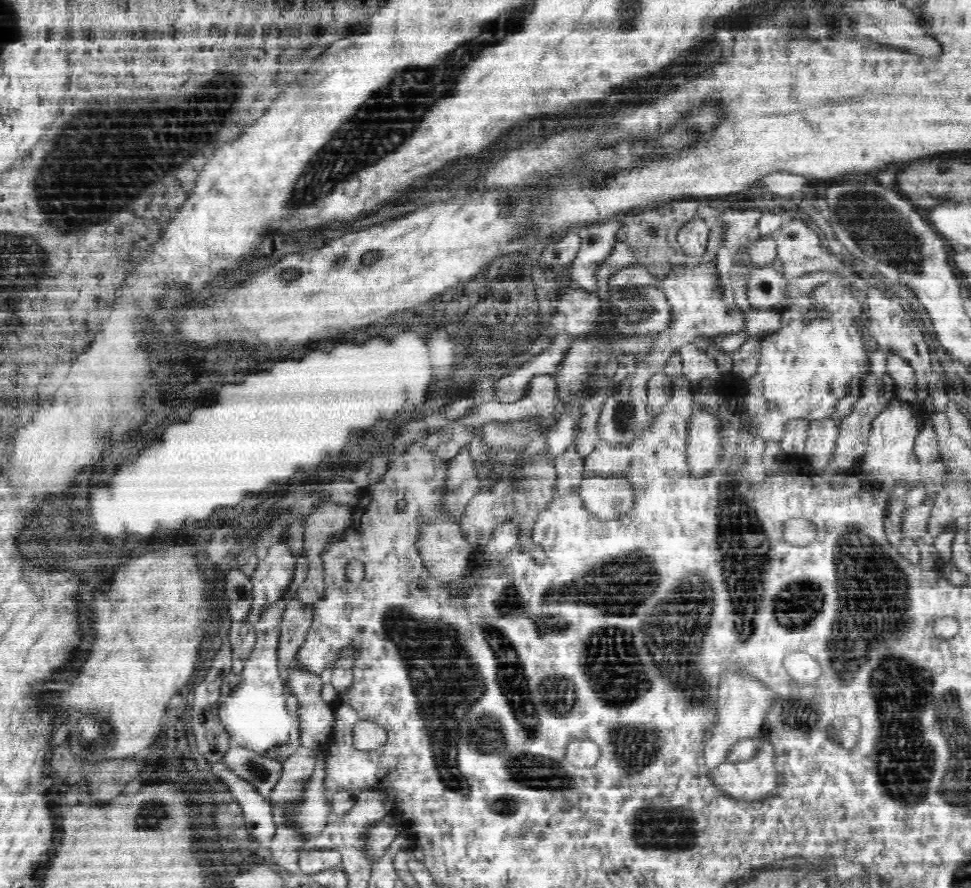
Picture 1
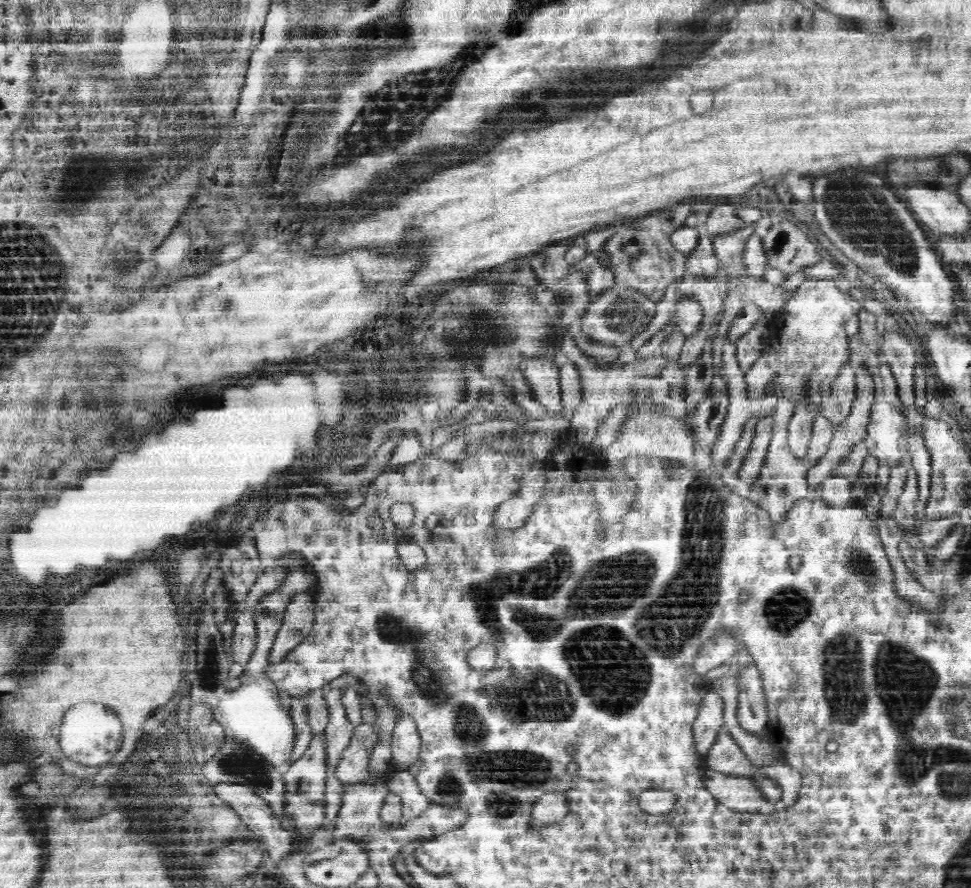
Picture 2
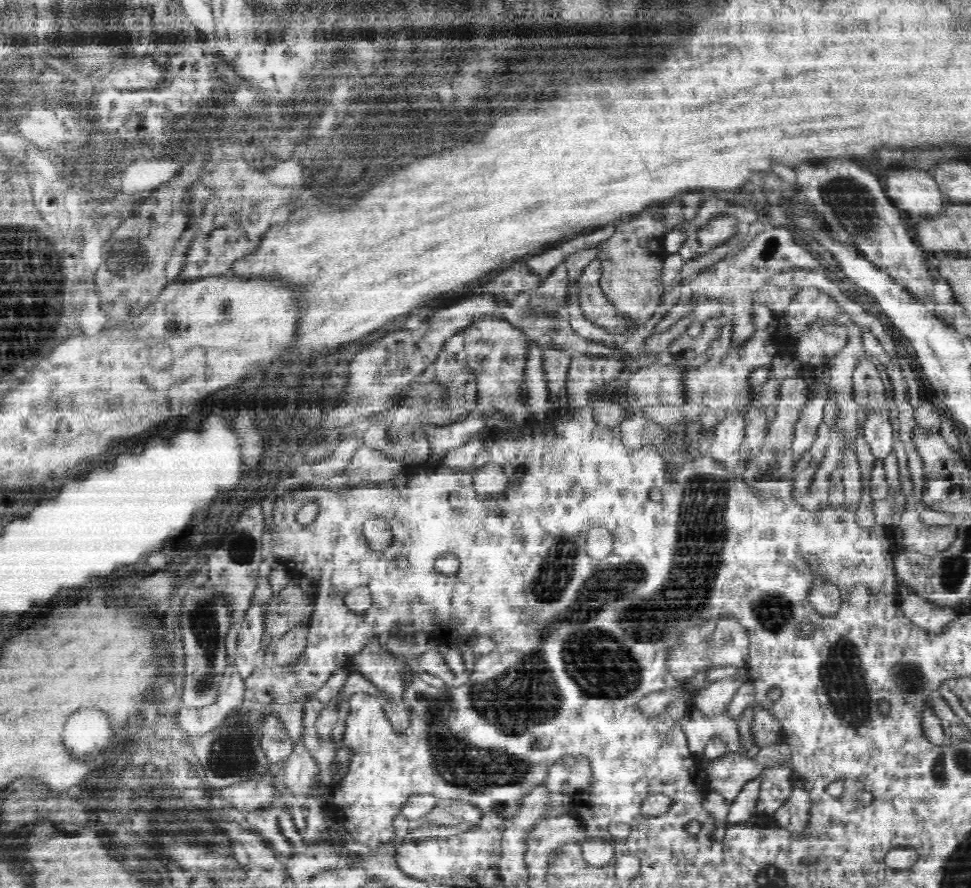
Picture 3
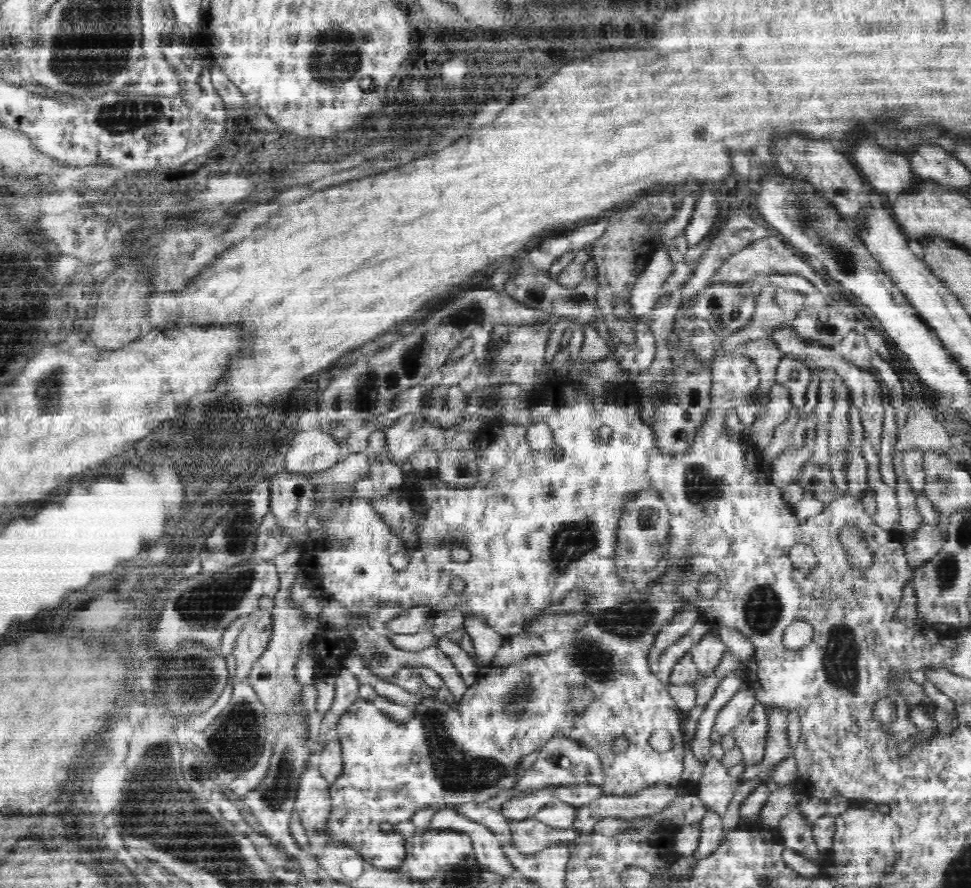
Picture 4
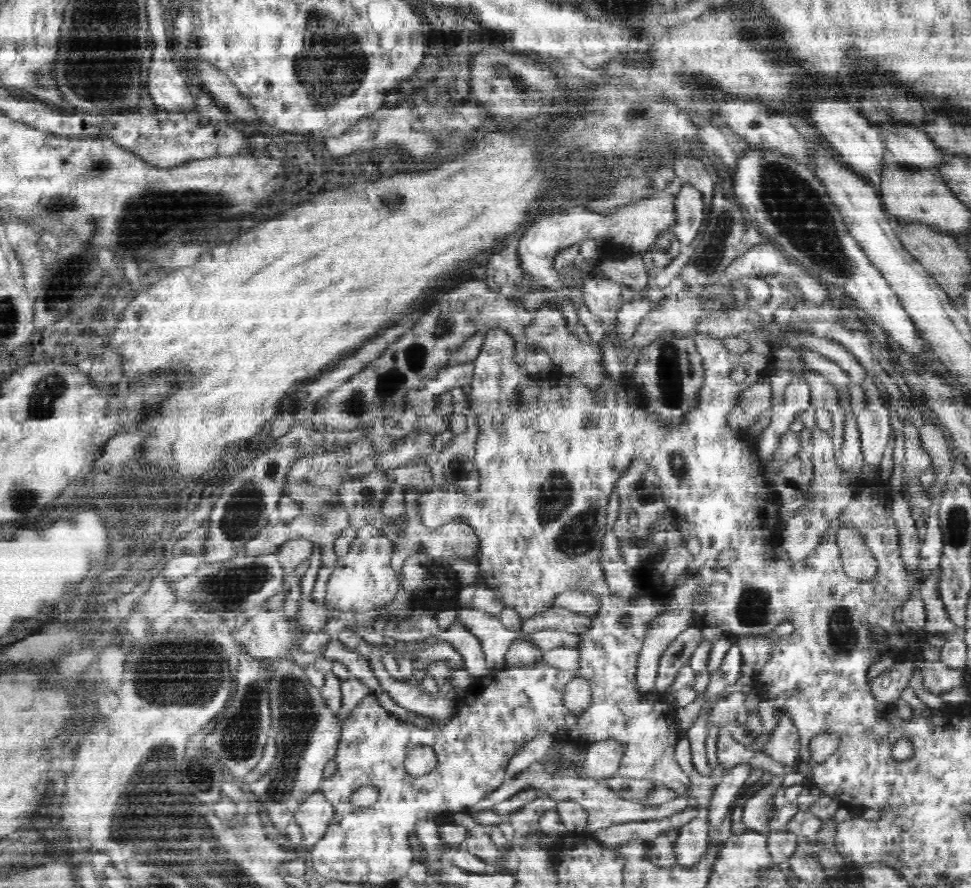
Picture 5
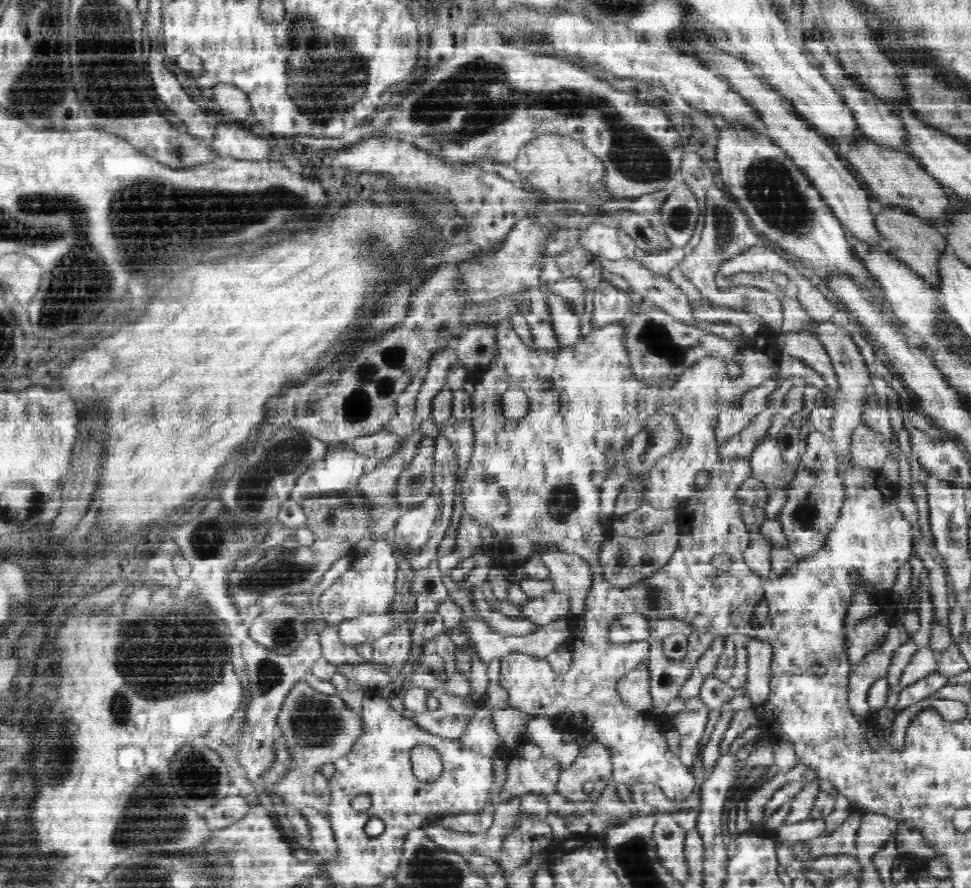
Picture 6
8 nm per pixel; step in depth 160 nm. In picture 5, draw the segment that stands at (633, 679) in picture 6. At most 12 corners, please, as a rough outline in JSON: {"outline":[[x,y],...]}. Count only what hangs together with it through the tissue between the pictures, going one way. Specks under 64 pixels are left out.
{"outline":[[692,608],[657,616],[638,662],[640,688],[655,691],[660,659],[694,626]]}

